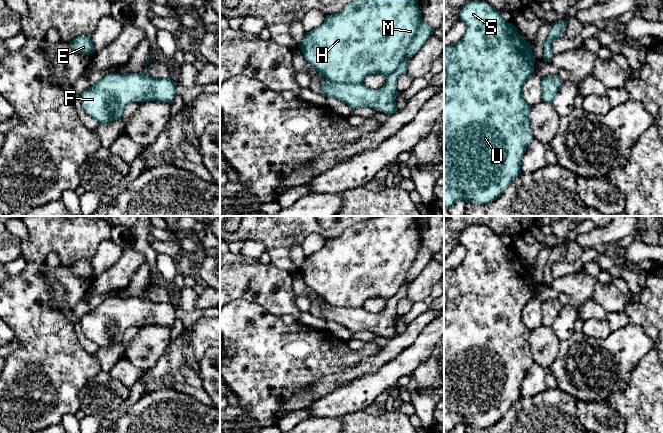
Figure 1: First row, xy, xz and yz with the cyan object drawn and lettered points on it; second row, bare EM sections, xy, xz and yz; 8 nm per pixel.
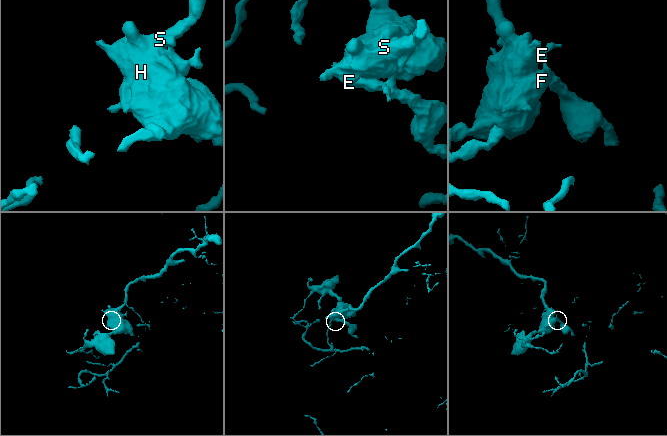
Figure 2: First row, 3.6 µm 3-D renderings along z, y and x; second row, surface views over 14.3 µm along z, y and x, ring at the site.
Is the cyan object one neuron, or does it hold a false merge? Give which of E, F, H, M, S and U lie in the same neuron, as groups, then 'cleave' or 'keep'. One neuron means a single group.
E H M S U / F | cleave

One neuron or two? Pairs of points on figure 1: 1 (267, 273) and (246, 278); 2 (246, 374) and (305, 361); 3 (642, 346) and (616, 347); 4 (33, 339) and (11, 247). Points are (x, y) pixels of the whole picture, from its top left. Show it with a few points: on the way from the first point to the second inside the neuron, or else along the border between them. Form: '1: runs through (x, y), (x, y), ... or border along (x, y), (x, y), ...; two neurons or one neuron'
1: runs through (262, 278), (251, 278); one neuron
2: runs through (261, 361), (290, 361); one neuron
3: runs through (636, 346), (622, 346); one neuron
4: border along (20, 240), (21, 254); two neurons

